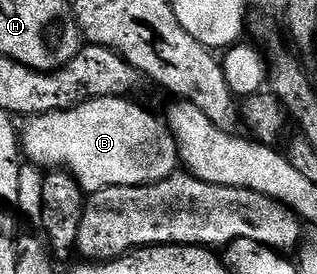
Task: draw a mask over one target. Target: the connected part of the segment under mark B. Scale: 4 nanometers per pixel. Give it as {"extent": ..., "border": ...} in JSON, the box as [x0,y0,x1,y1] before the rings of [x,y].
{"extent":[19,96,179,194],"border":[[[104,96],[74,108],[32,117],[19,136],[28,163],[41,170],[70,172],[89,194],[104,188],[154,184],[174,175],[179,157],[168,123],[131,101],[123,96]]]}

